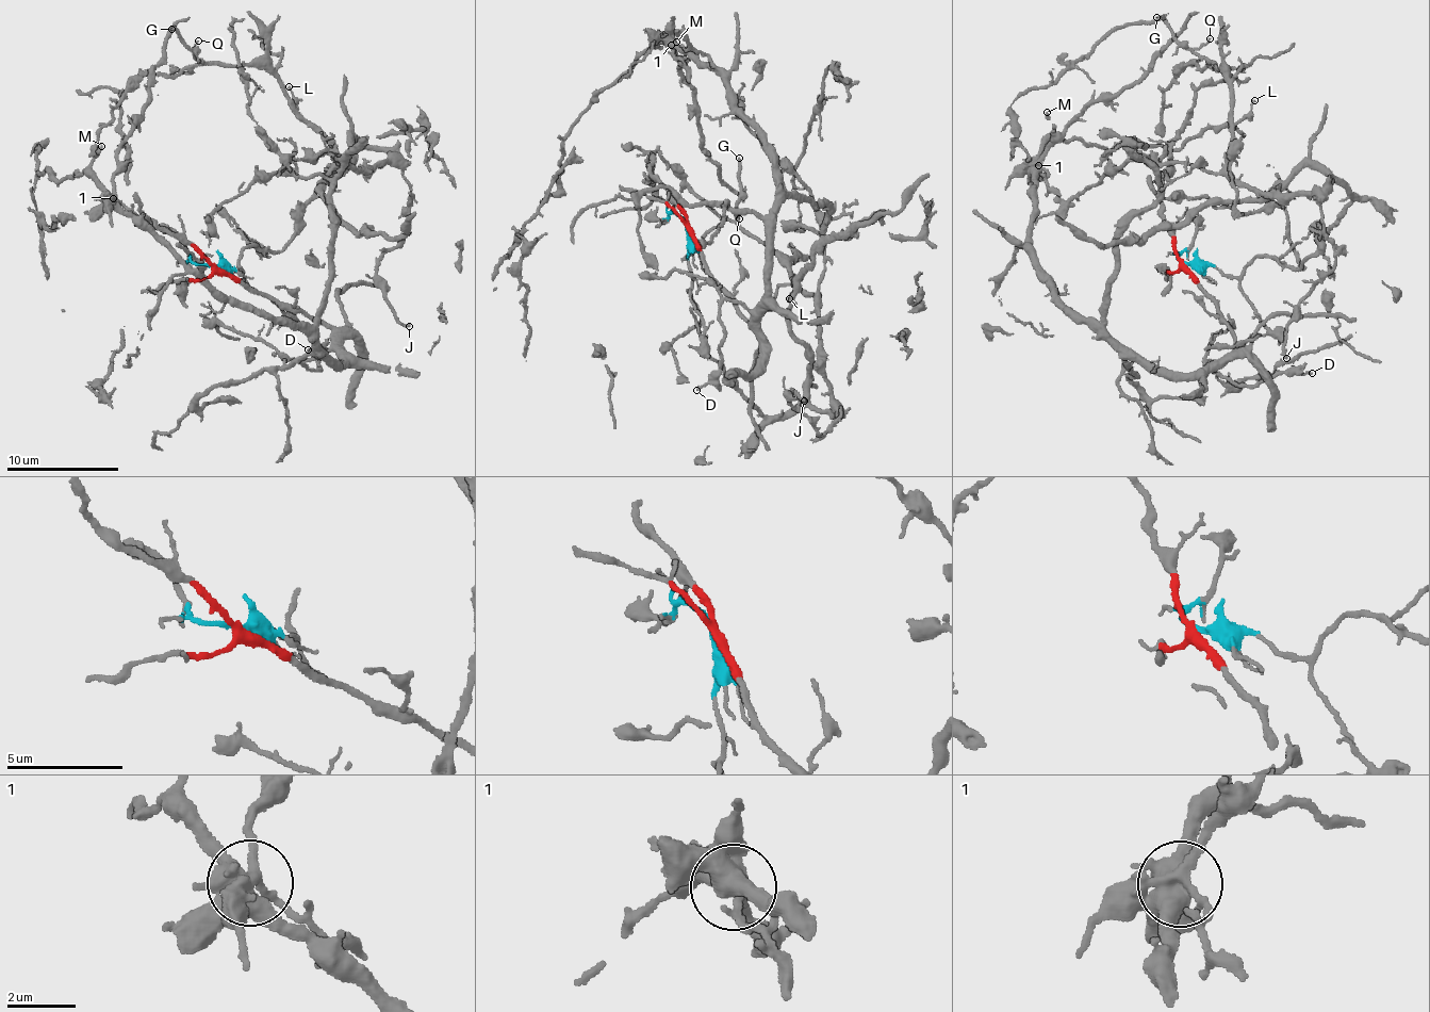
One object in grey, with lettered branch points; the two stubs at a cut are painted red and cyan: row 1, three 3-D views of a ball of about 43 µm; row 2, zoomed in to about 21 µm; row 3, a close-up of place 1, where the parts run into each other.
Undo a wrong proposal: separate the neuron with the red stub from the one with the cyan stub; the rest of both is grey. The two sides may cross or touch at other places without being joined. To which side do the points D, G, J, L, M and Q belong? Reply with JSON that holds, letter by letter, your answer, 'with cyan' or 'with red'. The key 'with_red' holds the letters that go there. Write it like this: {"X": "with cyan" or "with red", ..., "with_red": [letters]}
{"D": "with red", "G": "with cyan", "J": "with cyan", "L": "with cyan", "M": "with red", "Q": "with cyan", "with_red": ["D", "M"]}

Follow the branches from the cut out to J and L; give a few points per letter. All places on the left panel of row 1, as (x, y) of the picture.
J: (213, 266), (281, 249), (335, 167), (388, 150), (410, 226), (378, 272), (409, 326)
L: (213, 266), (242, 271), (251, 245), (282, 246), (300, 207), (365, 147), (391, 158), (345, 162), (290, 86)

